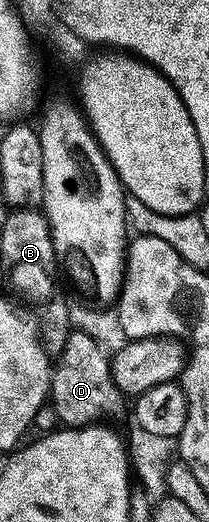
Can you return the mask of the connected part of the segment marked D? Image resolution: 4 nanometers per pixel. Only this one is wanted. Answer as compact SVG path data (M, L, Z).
M72 331L67 344L53 368L50 407L55 407L60 425L67 428L85 428L100 422L111 422L114 416L128 411L129 400L115 384L112 357L97 346L97 342L81 331Z

